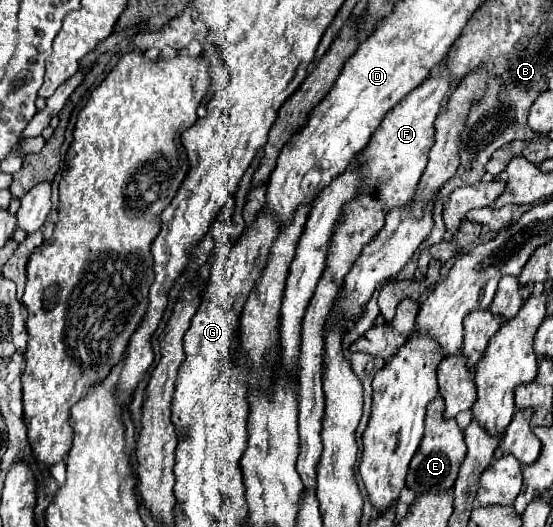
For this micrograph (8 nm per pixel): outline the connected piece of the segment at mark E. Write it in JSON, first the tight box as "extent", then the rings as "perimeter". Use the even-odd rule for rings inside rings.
{"extent":[406,397,466,495],"perimeter":[[[436,397],[428,403],[426,409],[426,429],[422,443],[410,461],[410,471],[406,477],[406,485],[416,491],[416,495],[422,495],[426,491],[450,491],[454,487],[454,481],[458,477],[458,469],[466,457],[466,445],[464,445],[464,433],[458,427],[456,419],[444,417],[444,399]]]}

